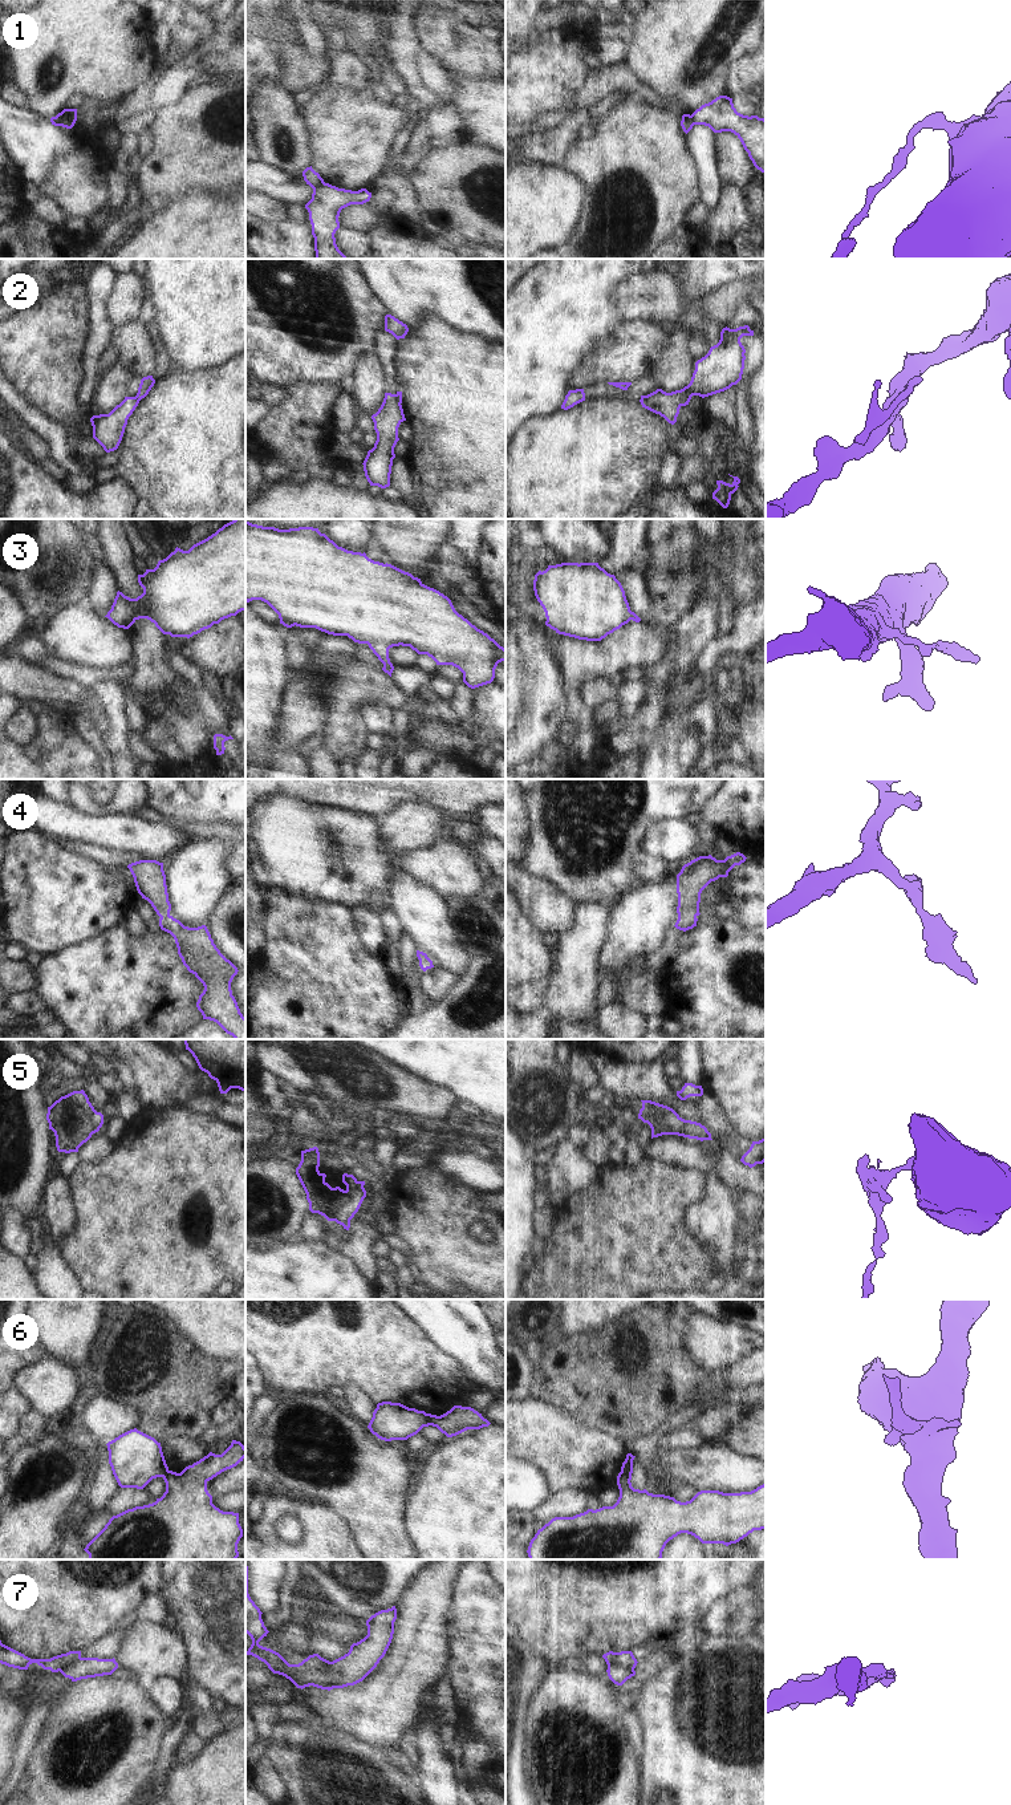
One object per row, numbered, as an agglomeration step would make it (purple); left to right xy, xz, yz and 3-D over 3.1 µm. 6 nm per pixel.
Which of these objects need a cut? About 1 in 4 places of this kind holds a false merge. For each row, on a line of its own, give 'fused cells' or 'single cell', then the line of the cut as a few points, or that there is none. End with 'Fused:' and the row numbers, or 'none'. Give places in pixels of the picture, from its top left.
1: fused cells; cut in xz along (324, 182), (313, 189)
2: fused cells; cut in xy along (134, 397), (138, 401)
3: single cell; no cut
4: single cell; no cut
5: single cell; no cut
6: fused cells; cut in xz along (426, 1414), (430, 1424)
7: fused cells; cut in xz along (328, 1662), (328, 1670), (338, 1687)
Fused: 1, 2, 6, 7

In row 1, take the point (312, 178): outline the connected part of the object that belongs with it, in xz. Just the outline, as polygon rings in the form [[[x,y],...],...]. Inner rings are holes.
[[[312,166],[310,167],[306,167],[304,171],[303,171],[303,177],[304,177],[304,180],[306,182],[306,184],[309,184],[312,188],[317,188],[318,186],[321,186],[324,182],[324,179],[320,177],[318,173],[316,173]]]

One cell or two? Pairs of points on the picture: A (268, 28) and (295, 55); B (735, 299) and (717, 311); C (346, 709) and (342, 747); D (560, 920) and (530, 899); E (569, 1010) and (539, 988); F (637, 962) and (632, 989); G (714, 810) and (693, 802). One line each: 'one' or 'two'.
A: two
B: one
C: one
D: one
E: two
F: one
G: two

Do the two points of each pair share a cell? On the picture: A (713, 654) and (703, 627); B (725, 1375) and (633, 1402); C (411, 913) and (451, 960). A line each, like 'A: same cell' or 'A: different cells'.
A: different cells
B: different cells
C: same cell

